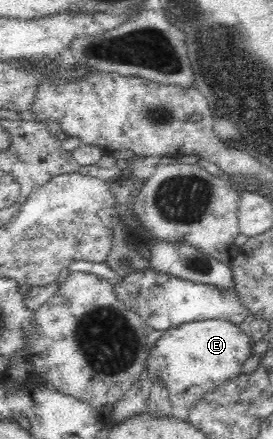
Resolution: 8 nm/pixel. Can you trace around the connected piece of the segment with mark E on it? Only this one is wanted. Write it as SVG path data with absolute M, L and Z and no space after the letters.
M206 319L182 324L165 330L164 334L149 348L145 363L145 376L152 382L164 383L168 390L172 406L182 406L190 409L196 406L208 392L225 385L228 381L242 374L242 364L250 357L250 345L254 341L245 331L240 331L238 325L223 319Z

